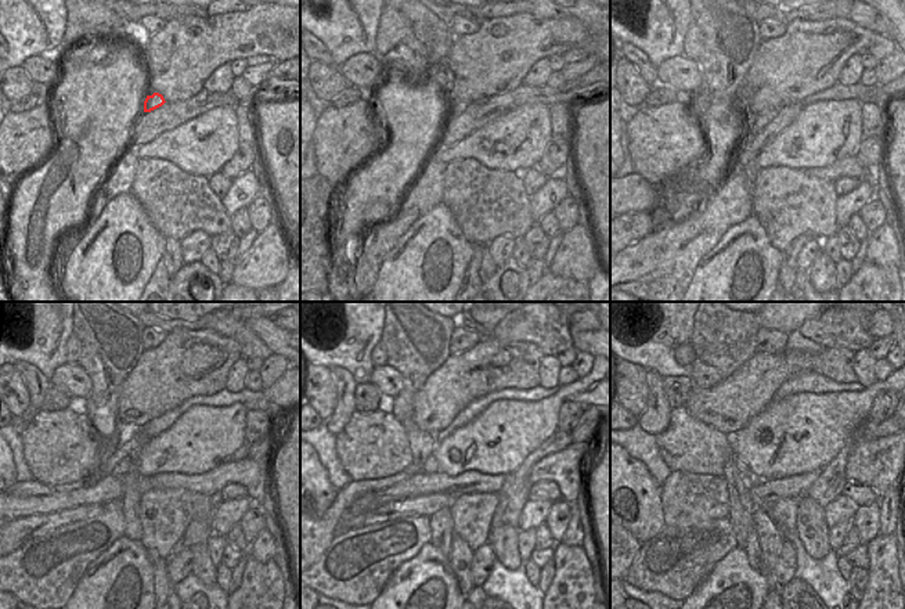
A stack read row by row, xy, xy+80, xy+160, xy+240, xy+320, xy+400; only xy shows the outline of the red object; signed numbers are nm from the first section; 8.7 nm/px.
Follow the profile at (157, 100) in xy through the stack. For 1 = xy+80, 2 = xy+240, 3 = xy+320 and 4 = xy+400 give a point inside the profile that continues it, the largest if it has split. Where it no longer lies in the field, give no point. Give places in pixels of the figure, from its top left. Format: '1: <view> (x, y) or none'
1: xy+80 (460, 107)
2: xy+240 (108, 461)
3: xy+320 (328, 525)
4: xy+400 (638, 546)

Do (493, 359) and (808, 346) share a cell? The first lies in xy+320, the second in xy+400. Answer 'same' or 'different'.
different

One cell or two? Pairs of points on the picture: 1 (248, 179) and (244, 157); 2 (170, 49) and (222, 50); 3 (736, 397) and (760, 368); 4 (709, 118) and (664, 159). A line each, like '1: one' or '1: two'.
1: two
2: one
3: one
4: two

